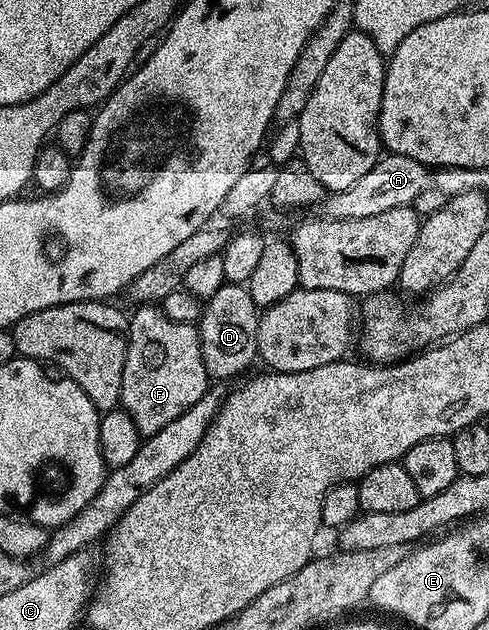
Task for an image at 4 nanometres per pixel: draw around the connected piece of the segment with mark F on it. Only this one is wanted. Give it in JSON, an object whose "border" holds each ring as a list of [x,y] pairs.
{"border":[[[143,304],[129,318],[127,327],[127,355],[125,356],[125,372],[121,376],[121,396],[119,406],[129,416],[133,416],[133,424],[137,424],[143,438],[152,438],[165,424],[177,420],[181,412],[189,412],[201,396],[209,389],[209,375],[205,368],[205,360],[201,360],[201,340],[196,323],[181,324],[177,320],[169,320],[162,309],[155,304]]]}

